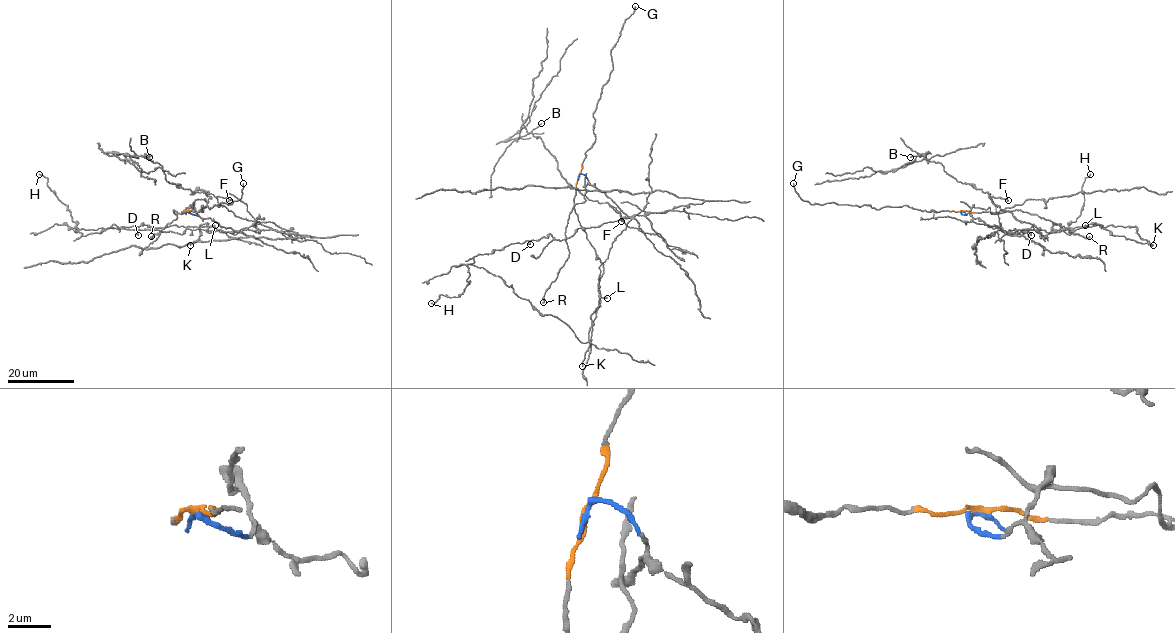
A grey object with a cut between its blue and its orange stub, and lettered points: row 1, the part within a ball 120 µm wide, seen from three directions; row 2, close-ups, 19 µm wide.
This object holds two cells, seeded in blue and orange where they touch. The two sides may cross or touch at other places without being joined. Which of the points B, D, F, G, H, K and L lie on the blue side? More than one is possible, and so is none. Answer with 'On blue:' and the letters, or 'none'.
On blue: B, D, F, H, K, L

